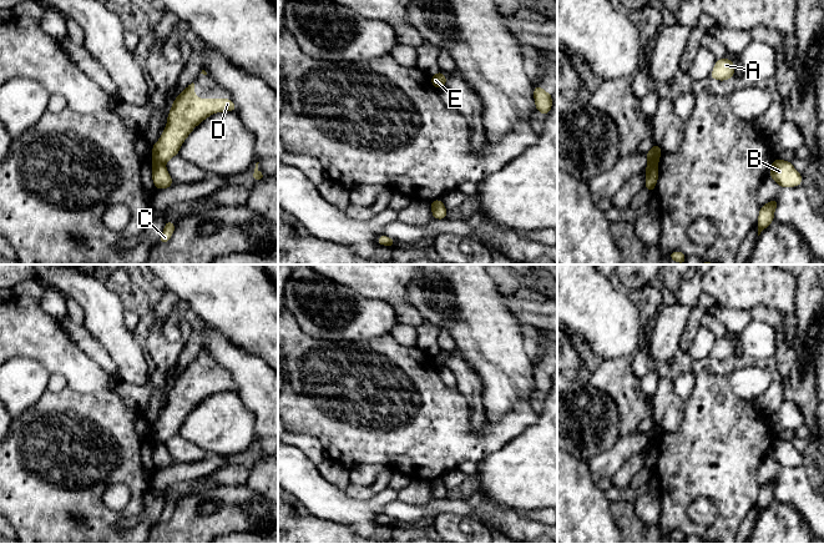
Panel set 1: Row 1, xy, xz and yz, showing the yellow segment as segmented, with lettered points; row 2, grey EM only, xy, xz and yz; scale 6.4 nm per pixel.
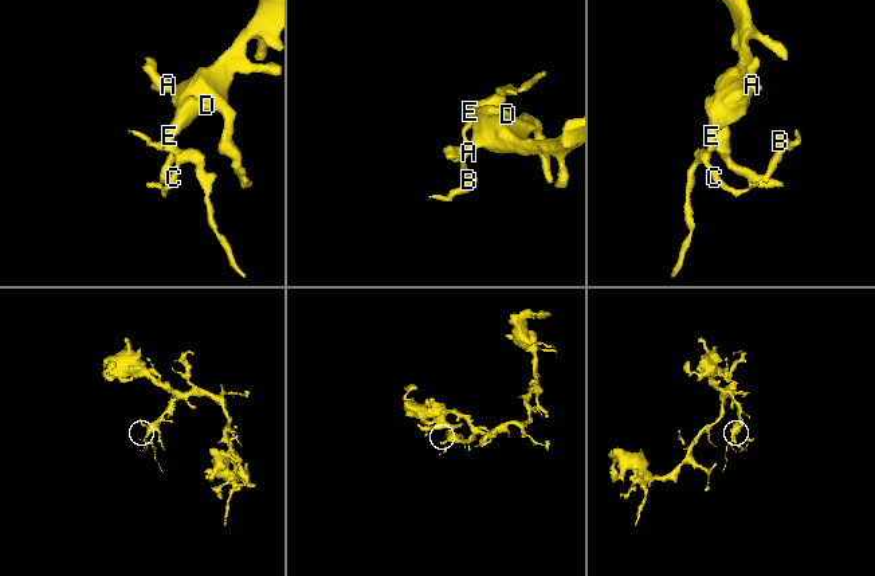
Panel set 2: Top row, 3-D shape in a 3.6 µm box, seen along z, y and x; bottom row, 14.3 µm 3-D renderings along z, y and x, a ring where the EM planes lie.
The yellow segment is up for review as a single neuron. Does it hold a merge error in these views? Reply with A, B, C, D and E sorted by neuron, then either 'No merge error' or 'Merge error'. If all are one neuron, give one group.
Groups: A B C D E. No merge error

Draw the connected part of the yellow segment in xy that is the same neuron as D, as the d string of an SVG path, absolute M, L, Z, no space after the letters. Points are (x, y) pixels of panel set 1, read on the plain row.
M193 362L180 372L173 379L163 413L152 424L152 462L157 470L173 464L165 443L178 434L193 408L213 393L236 389L232 378L198 378Z

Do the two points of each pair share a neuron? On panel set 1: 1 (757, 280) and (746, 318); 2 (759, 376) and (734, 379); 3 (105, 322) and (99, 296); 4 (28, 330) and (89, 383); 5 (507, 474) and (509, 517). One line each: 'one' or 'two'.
1: two
2: one
3: one
4: one
5: two

